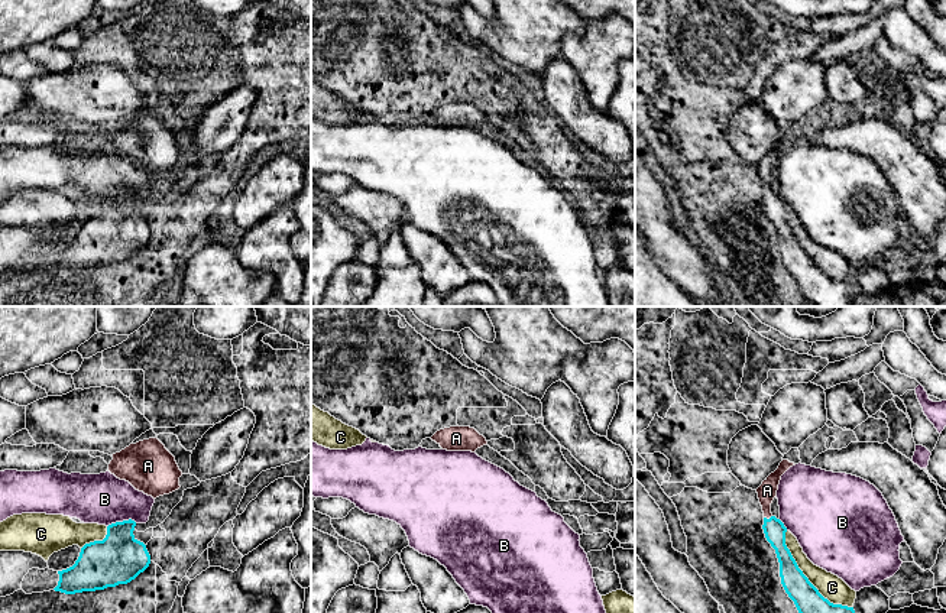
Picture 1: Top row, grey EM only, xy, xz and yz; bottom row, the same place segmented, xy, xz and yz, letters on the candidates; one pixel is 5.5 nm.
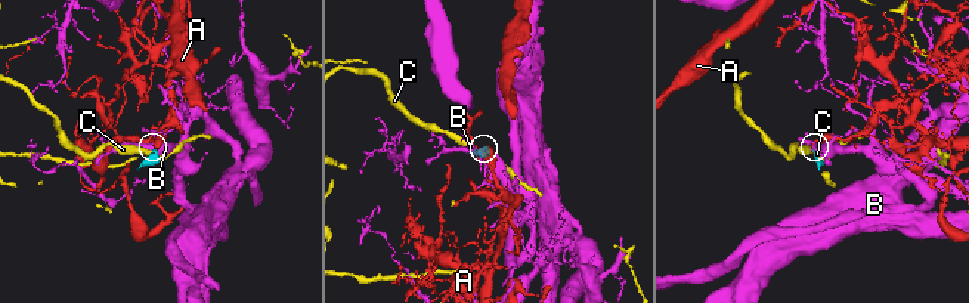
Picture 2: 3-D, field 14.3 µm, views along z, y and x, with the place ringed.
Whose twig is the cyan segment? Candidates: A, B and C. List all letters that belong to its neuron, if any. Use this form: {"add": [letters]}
{"add": ["A"]}

